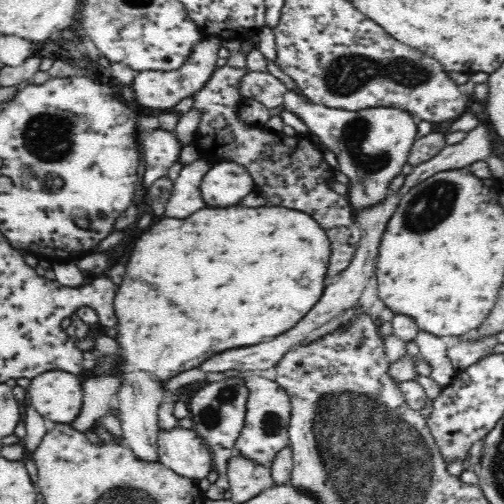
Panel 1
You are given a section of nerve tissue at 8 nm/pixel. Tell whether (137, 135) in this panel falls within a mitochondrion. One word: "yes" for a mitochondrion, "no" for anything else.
no

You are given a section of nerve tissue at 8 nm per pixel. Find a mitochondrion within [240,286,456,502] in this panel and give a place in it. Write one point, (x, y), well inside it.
(271, 423)

